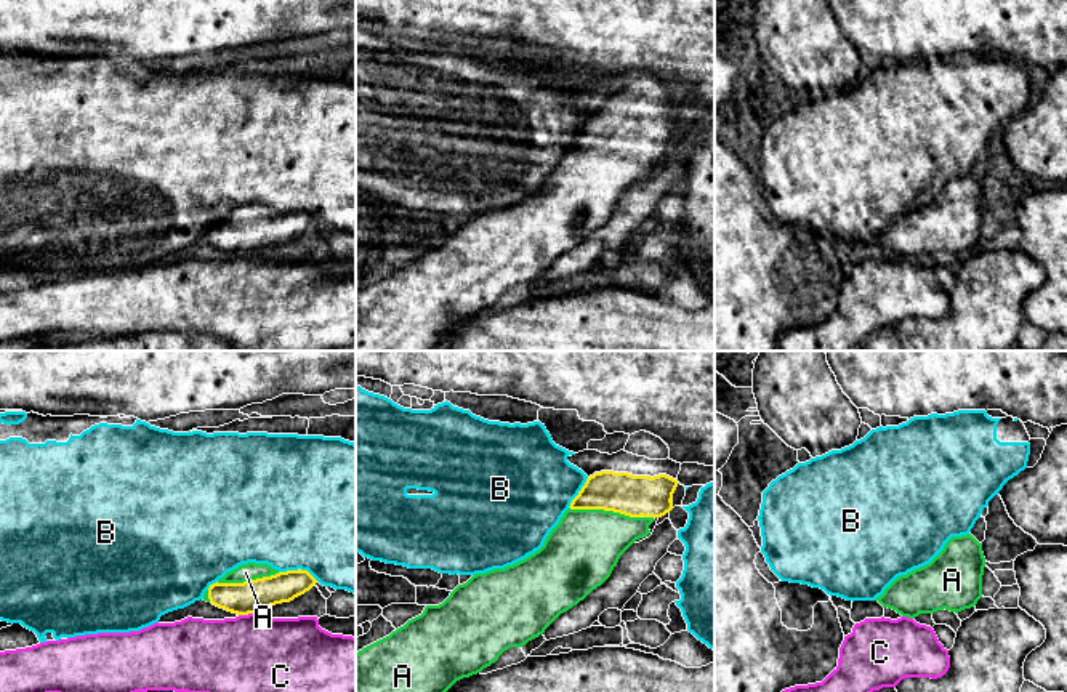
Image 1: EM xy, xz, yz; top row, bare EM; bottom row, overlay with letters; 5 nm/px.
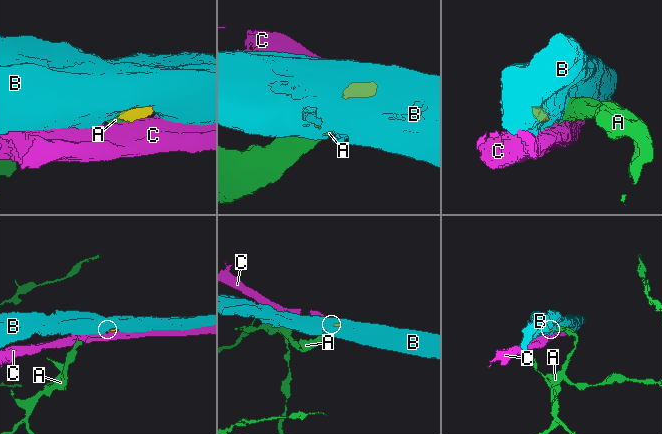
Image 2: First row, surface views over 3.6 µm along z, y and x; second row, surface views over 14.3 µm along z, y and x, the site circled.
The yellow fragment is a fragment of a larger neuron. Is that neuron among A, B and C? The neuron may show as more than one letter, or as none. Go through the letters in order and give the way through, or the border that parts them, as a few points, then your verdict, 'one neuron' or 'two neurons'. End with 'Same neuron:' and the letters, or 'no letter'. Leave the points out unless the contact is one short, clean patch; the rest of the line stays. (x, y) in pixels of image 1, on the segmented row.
A: one neuron
B: two neurons
C: along xy (258, 612), (239, 615) | two neurons
Same neuron: A

